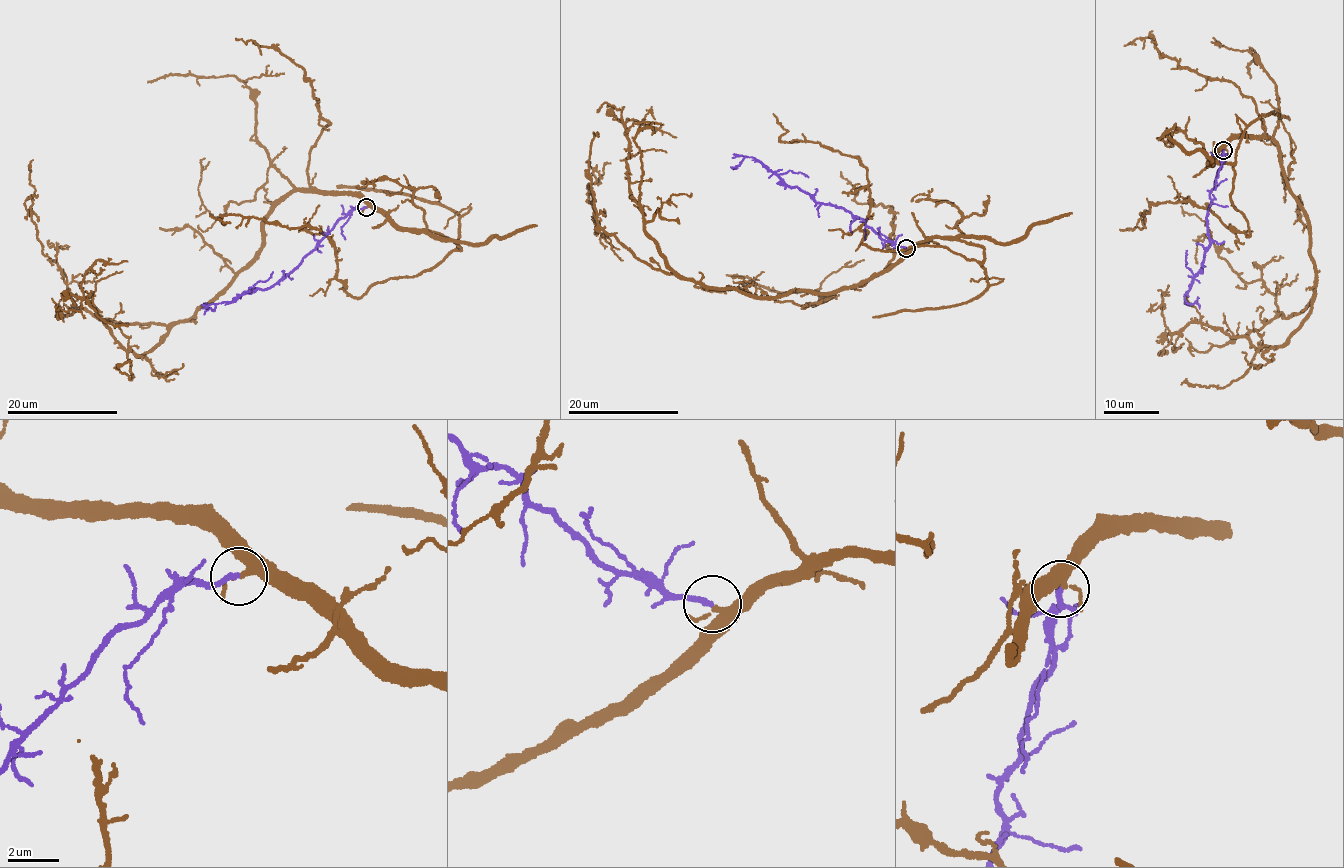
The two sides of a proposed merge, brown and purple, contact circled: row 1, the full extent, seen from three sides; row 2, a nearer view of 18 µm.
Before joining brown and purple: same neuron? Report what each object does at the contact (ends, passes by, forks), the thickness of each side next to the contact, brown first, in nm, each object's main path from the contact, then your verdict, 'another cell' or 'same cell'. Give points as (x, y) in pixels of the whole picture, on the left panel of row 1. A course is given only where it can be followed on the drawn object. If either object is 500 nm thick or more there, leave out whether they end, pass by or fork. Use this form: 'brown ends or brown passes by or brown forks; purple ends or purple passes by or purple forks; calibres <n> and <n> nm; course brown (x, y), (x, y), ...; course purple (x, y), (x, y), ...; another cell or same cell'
brown forks; purple ends; calibres 240 and 200 nm; course brown (366, 207), (344, 193), (286, 193), (253, 258), (194, 315), (98, 319), (43, 253), (32, 159); course purple (366, 207), (338, 220), (315, 248), (268, 287), (220, 302), (212, 310), (203, 302); same cell

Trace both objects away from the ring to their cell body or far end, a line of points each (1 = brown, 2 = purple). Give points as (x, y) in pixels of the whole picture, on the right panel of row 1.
1: (1223, 149), (1244, 136), (1276, 144), (1311, 241), (1314, 300), (1277, 312), (1265, 284), (1242, 280), (1181, 206)
2: (1223, 149), (1222, 164), (1209, 196), (1206, 217), (1210, 243), (1204, 267), (1184, 296), (1193, 304), (1198, 297)

